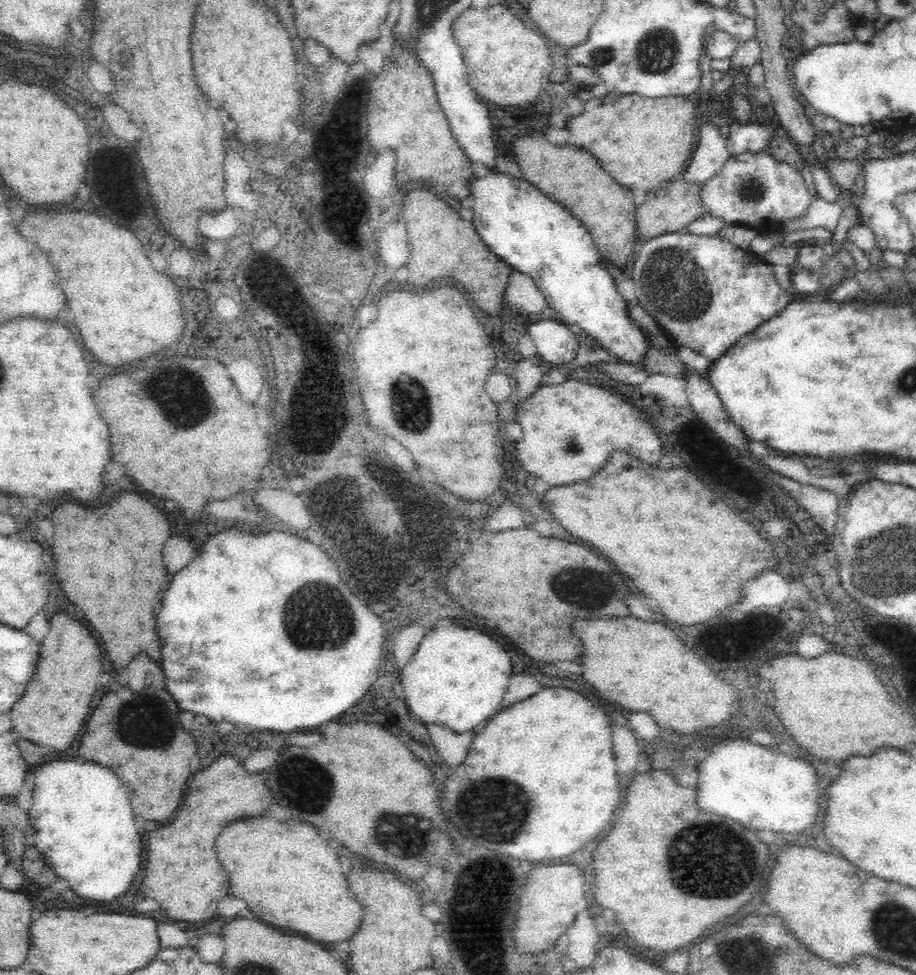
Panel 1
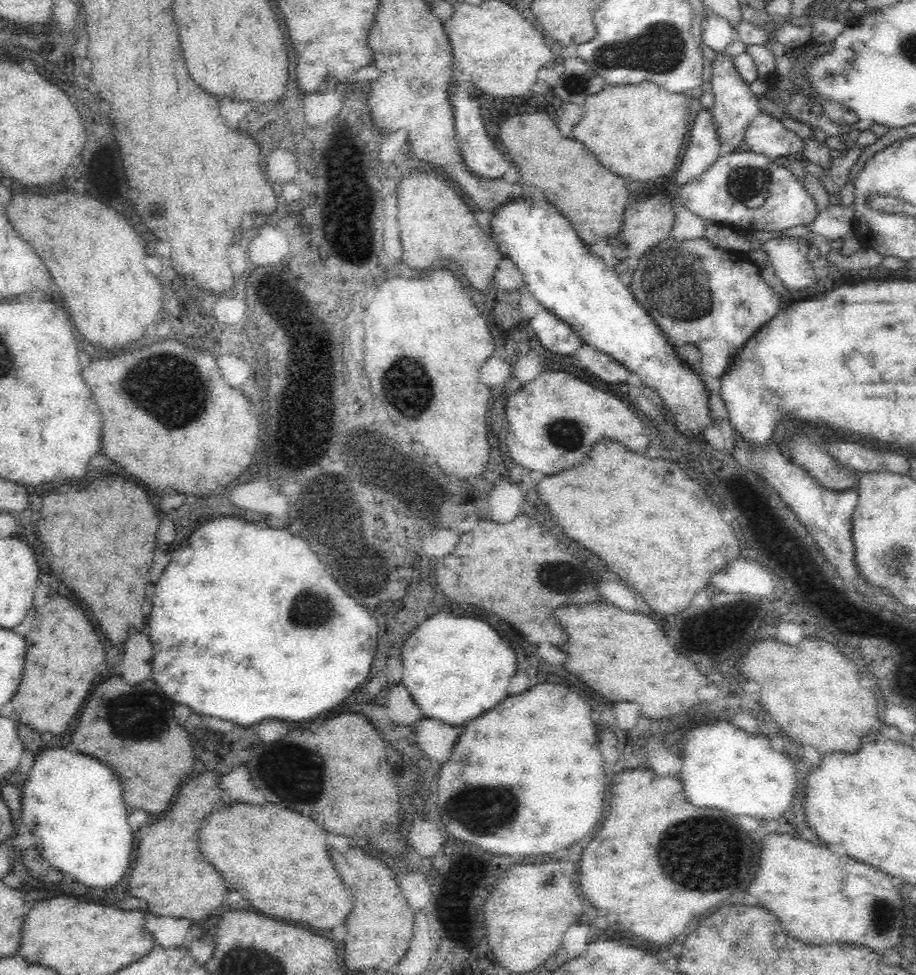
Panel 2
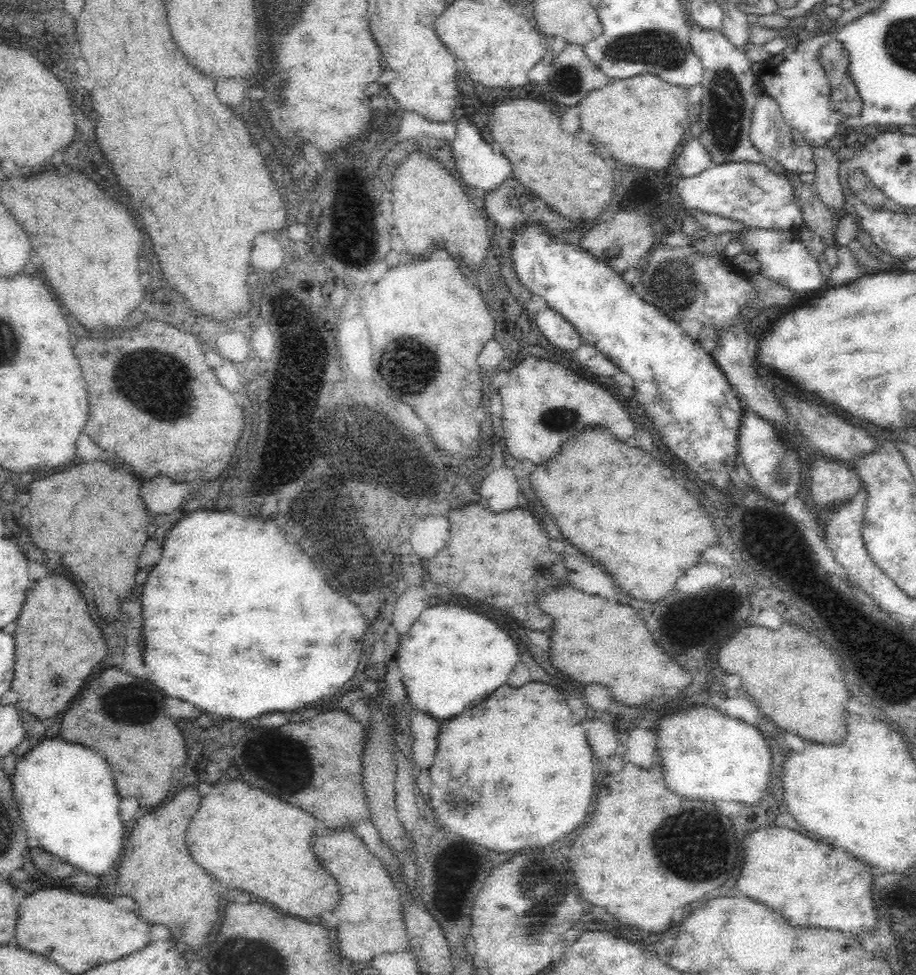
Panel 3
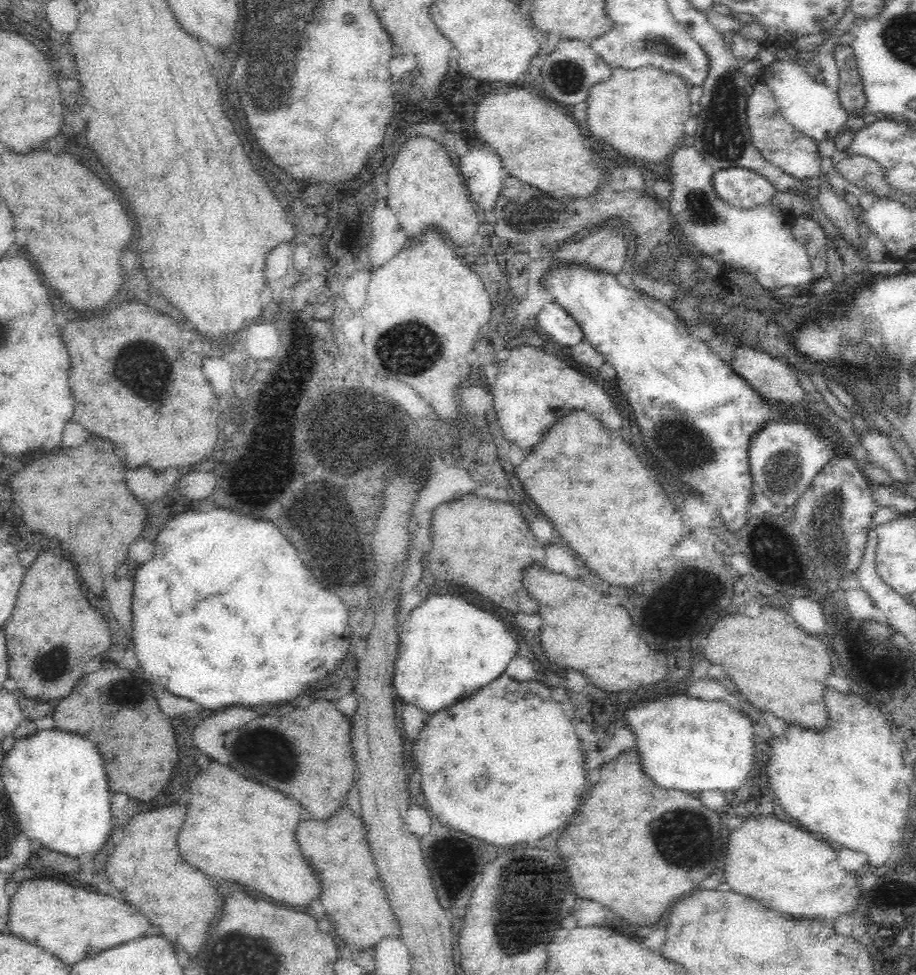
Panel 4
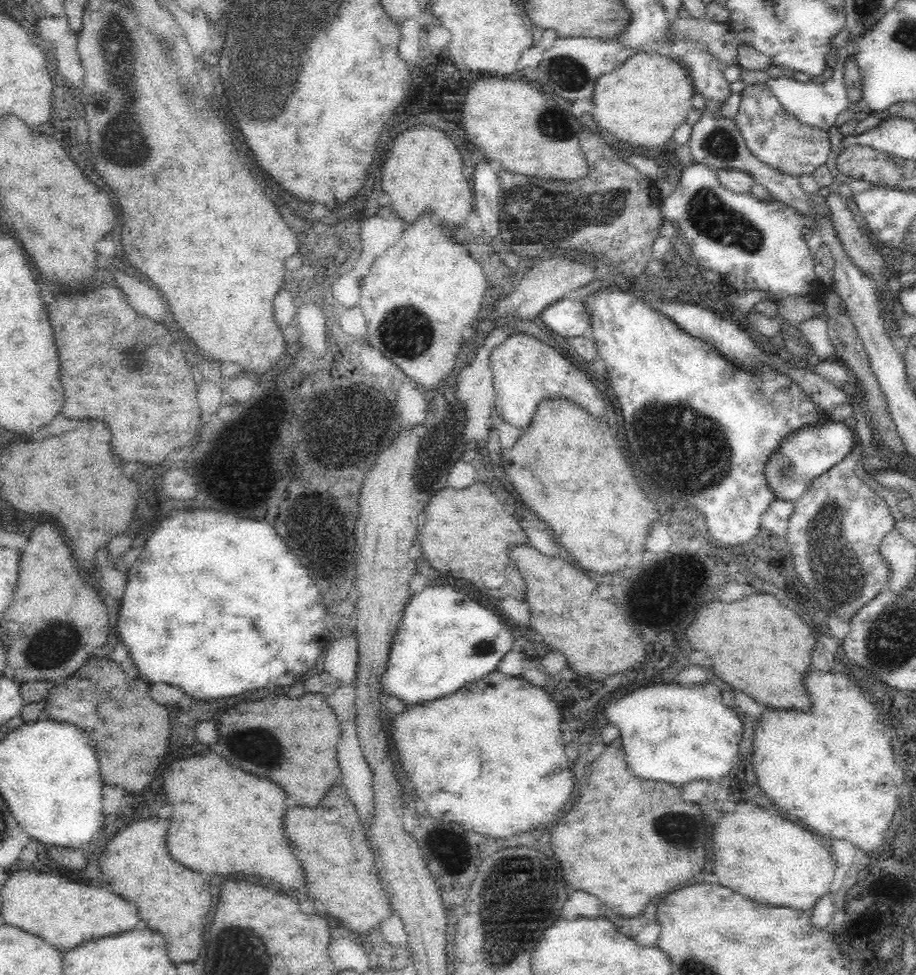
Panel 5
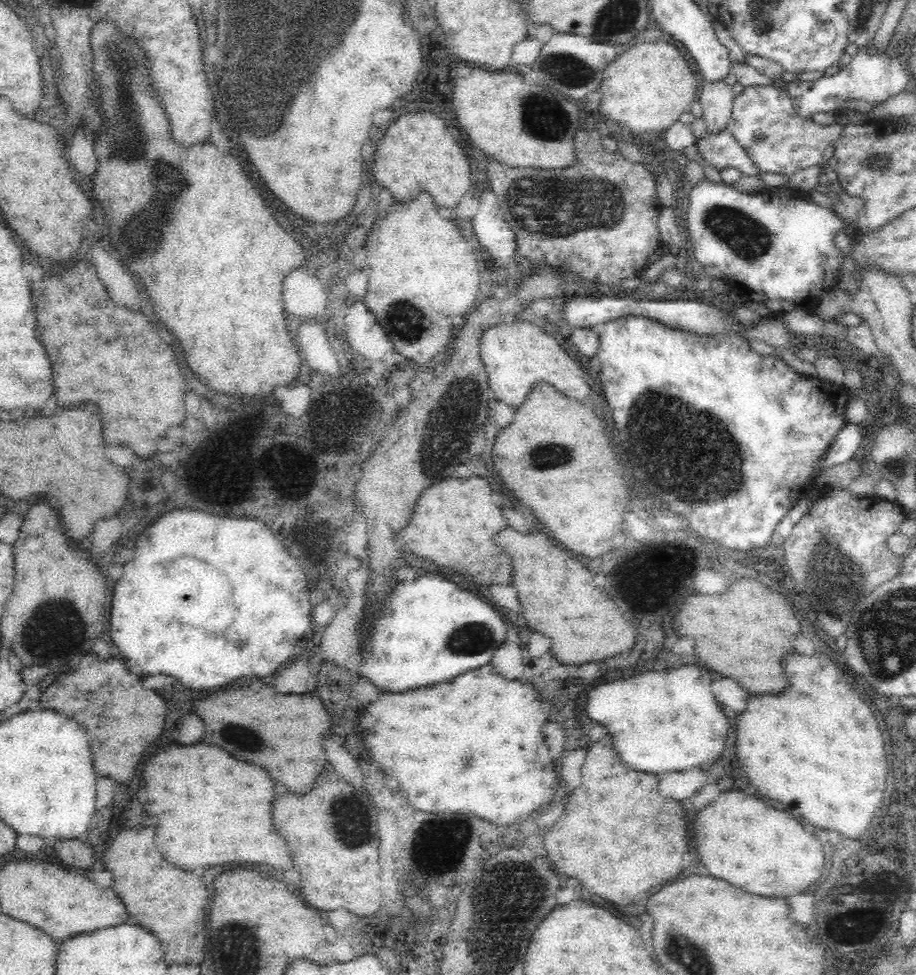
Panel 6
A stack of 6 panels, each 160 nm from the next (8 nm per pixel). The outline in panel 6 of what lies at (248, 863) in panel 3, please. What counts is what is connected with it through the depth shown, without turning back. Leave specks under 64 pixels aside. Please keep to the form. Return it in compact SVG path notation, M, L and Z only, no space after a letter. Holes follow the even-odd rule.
M166 744L148 756L140 770L142 786L146 790L142 812L158 816L156 844L168 862L188 872L196 871L197 866L214 866L224 862L262 862L274 868L292 868L288 846L270 820L274 790L270 775L262 768L236 760L226 750L208 744Z

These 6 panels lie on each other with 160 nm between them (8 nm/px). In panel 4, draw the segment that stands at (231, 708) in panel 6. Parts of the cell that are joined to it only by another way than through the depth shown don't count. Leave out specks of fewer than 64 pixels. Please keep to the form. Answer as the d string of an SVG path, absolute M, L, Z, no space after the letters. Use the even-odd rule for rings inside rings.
M318 698L306 708L298 706L286 716L258 716L246 726L226 732L226 750L230 756L230 768L296 798L304 815L313 819L325 819L338 810L345 802L346 793L354 786L357 766L351 747L351 719L334 708L334 703L326 698Z

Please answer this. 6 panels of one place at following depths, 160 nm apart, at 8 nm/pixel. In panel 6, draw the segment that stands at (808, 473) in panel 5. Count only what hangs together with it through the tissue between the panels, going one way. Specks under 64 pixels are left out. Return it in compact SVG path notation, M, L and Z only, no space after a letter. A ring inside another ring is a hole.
M854 423L844 424L842 430L838 433L832 448L826 454L825 460L822 460L822 470L842 464L857 457L862 444L862 427Z

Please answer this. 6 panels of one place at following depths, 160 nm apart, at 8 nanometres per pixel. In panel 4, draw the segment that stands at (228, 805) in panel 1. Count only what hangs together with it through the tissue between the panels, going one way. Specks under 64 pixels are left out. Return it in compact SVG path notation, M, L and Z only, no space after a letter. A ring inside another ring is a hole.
M160 808L148 814L134 816L122 832L122 840L112 846L106 858L106 876L118 886L124 898L144 912L150 924L158 926L162 936L170 942L176 942L184 952L196 956L210 922L216 912L216 892L208 884L206 876L186 864L176 850L176 834L182 826L186 810L184 808ZM182 926L200 926L206 928L182 928ZM194 940L194 942L190 942Z

